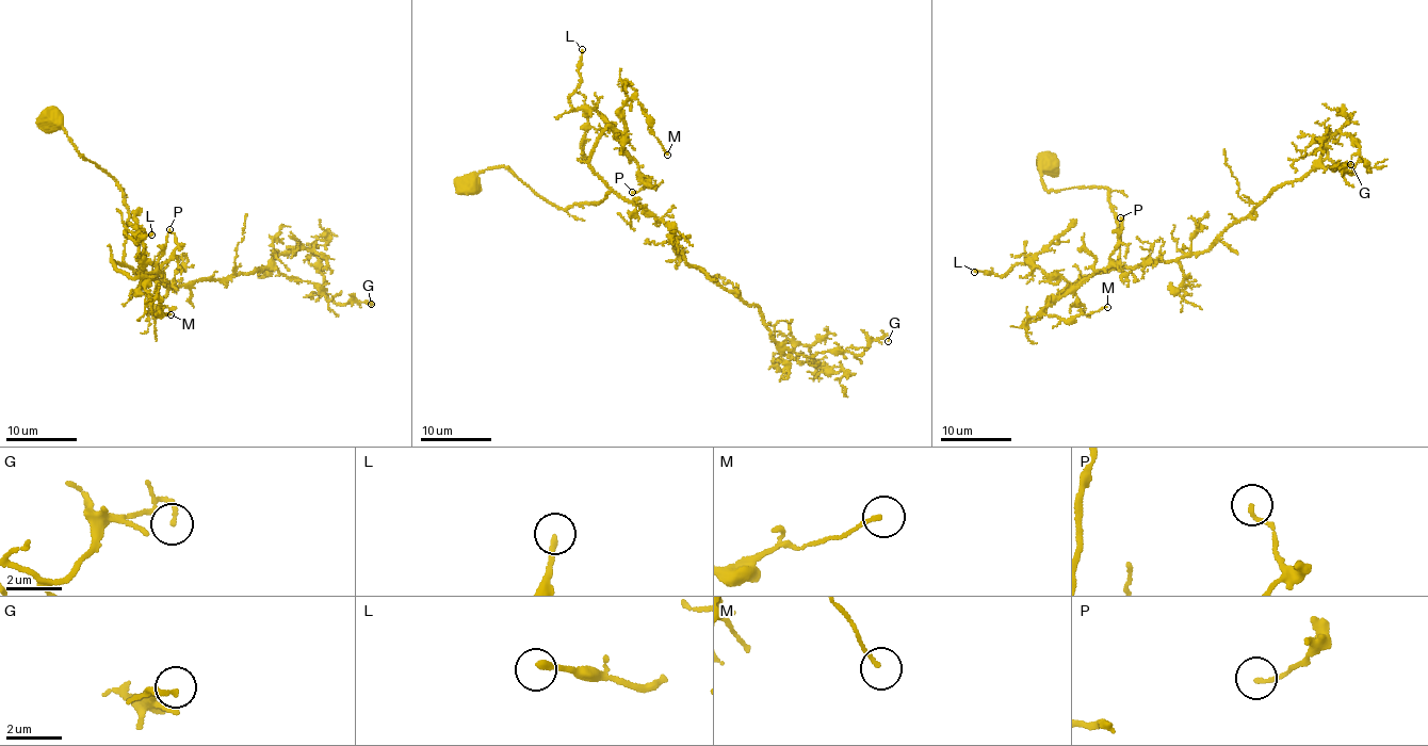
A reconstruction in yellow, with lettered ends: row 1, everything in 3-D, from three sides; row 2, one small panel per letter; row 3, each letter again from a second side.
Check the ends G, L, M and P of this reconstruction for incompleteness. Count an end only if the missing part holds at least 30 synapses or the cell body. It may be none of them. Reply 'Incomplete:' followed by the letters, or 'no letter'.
Incomplete: no letter

